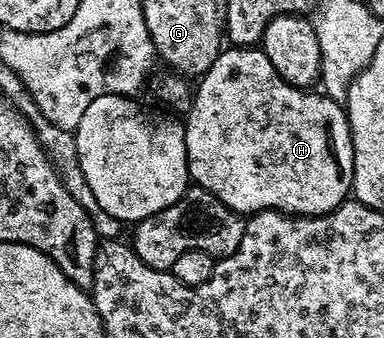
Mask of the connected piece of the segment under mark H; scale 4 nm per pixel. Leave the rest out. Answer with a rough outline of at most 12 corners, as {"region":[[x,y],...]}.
{"region":[[227,46],[184,115],[188,169],[243,217],[347,202],[343,104]]}

